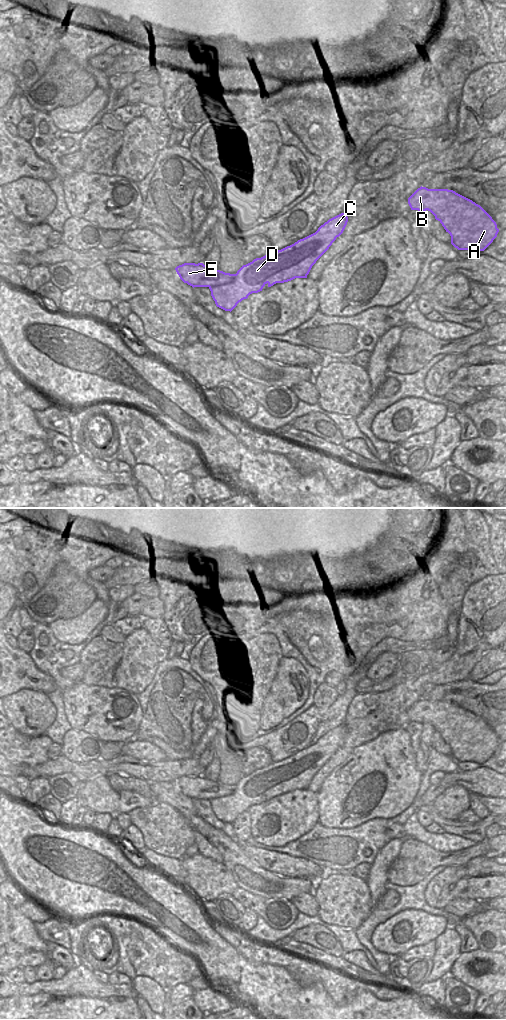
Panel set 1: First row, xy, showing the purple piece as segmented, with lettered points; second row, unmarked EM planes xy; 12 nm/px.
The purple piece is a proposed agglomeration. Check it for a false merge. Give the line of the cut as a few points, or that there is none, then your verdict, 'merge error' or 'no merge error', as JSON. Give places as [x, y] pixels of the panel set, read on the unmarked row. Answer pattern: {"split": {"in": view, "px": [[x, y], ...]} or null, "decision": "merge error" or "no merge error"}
{"split": {"in": "xy", "px": [[236, 786], [233, 797], [237, 800], [231, 806], [214, 812]]}, "decision": "merge error"}

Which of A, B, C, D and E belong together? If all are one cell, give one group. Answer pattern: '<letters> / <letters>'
A B C D / E

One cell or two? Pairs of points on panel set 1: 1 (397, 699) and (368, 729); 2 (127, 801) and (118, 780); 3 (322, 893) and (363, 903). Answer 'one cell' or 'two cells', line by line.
1: one cell
2: two cells
3: one cell

